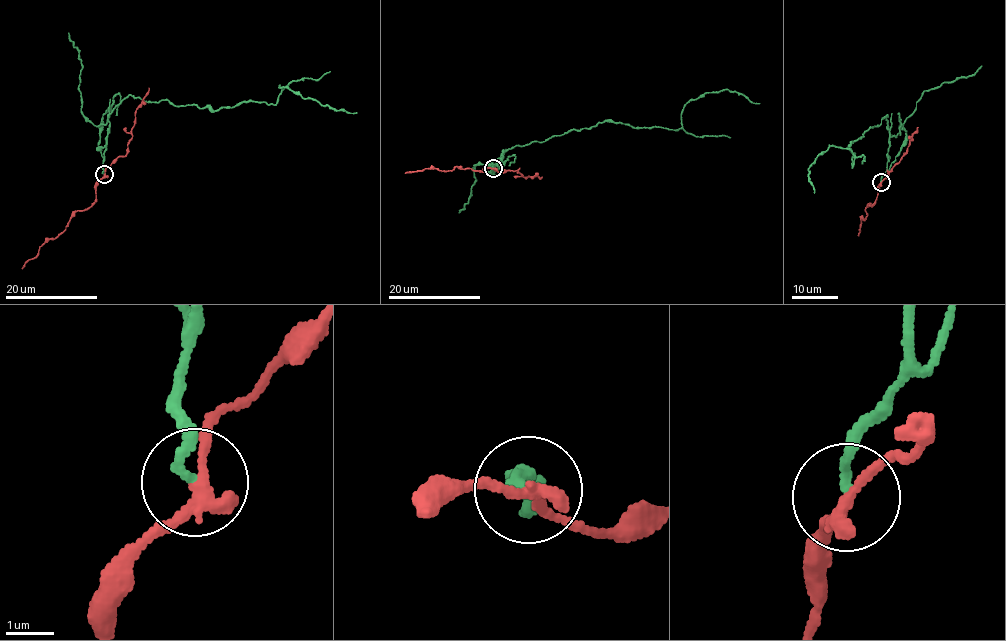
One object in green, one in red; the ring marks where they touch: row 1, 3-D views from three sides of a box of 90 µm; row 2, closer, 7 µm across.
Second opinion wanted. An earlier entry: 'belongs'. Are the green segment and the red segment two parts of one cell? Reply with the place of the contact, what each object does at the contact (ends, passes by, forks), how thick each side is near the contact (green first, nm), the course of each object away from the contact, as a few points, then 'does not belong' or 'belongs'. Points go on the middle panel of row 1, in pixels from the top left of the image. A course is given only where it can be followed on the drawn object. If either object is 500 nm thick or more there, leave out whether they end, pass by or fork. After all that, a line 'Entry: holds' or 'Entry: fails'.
place (493, 168); green ends; red passes by; calibres 170 and 280 nm; course green (493, 168), (514, 146), (599, 122), (676, 131), (683, 125), (682, 109), (707, 93), (726, 89), (759, 103); course red (493, 168), (482, 172), (458, 167), (451, 171), (429, 168), (405, 172); does not belong
Entry: fails

